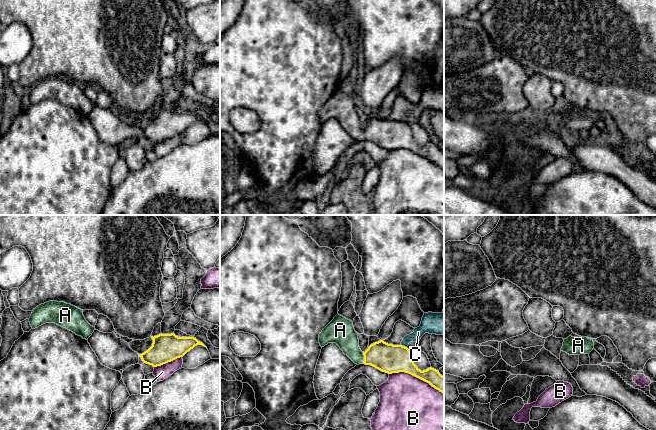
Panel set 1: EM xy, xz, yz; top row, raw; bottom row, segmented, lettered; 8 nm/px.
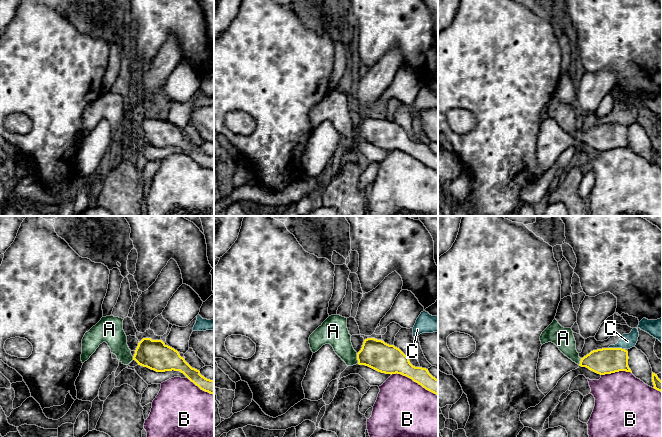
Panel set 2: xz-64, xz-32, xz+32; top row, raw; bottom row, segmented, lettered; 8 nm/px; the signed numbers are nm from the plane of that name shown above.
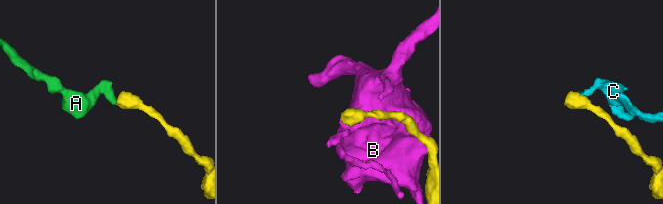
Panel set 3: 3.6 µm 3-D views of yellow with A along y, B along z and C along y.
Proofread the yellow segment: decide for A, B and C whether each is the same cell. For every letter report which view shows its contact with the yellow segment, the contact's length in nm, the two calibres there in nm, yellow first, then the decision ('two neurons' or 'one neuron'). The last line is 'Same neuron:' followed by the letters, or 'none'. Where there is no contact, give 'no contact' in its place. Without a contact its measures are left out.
A: contact in xz; length 100 nm; calibres 240 and 190 nm; one neuron
B: contact in xz; length 480 nm; calibres 220 and 440 nm; two neurons
C: contact in xz; length 60 nm; calibres 240 and 110 nm; two neurons
Same neuron: A

